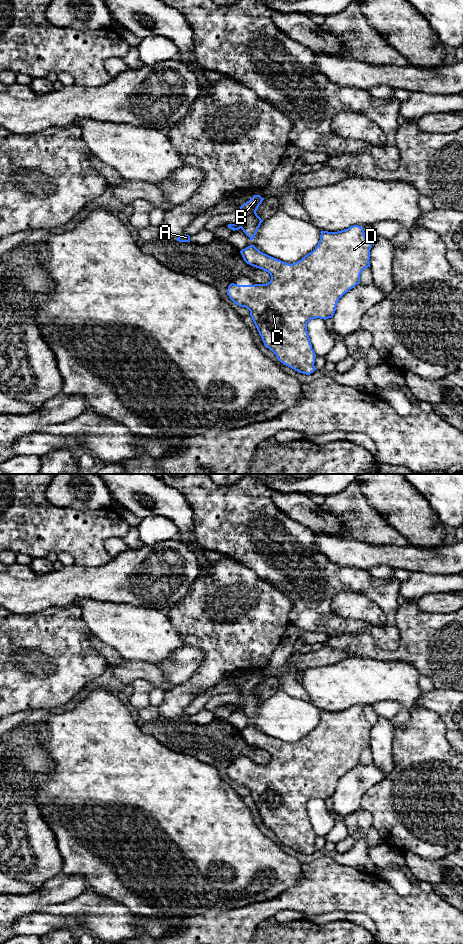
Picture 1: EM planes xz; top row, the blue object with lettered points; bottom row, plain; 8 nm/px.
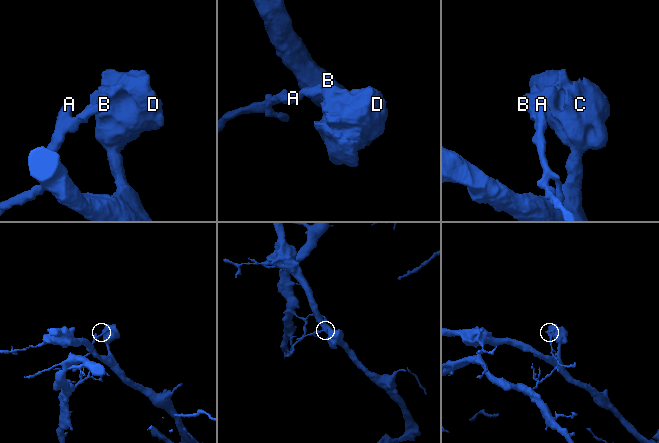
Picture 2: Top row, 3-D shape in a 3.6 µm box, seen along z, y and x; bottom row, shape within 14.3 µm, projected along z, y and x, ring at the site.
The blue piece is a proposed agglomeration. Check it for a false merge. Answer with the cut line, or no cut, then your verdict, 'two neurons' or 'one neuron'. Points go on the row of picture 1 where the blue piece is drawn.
cut in xz along (240, 210), (244, 219), (244, 224), (241, 227); two neurons

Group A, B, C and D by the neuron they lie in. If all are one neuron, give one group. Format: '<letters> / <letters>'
A / B C D

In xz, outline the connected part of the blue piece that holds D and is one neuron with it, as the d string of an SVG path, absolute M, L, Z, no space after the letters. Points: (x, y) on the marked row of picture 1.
M353 225L337 232L321 231L320 240L315 249L293 264L271 257L262 253L254 245L250 245L240 251L244 261L253 267L268 272L271 280L266 284L254 285L231 283L228 286L227 295L235 304L250 311L250 316L265 347L269 348L281 363L299 373L310 375L316 370L314 366L316 354L312 349L307 323L311 319L326 320L333 317L339 299L360 283L362 271L370 267L371 248L372 244L365 237L363 227L359 225Z

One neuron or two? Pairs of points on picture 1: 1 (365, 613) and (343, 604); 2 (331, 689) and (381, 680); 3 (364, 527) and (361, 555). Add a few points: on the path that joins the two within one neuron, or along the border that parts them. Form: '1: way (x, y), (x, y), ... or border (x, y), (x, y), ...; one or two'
1: way (360, 608), (348, 605); one
2: way (343, 684), (349, 682), (369, 682); one
3: border (343, 538), (386, 545); two

